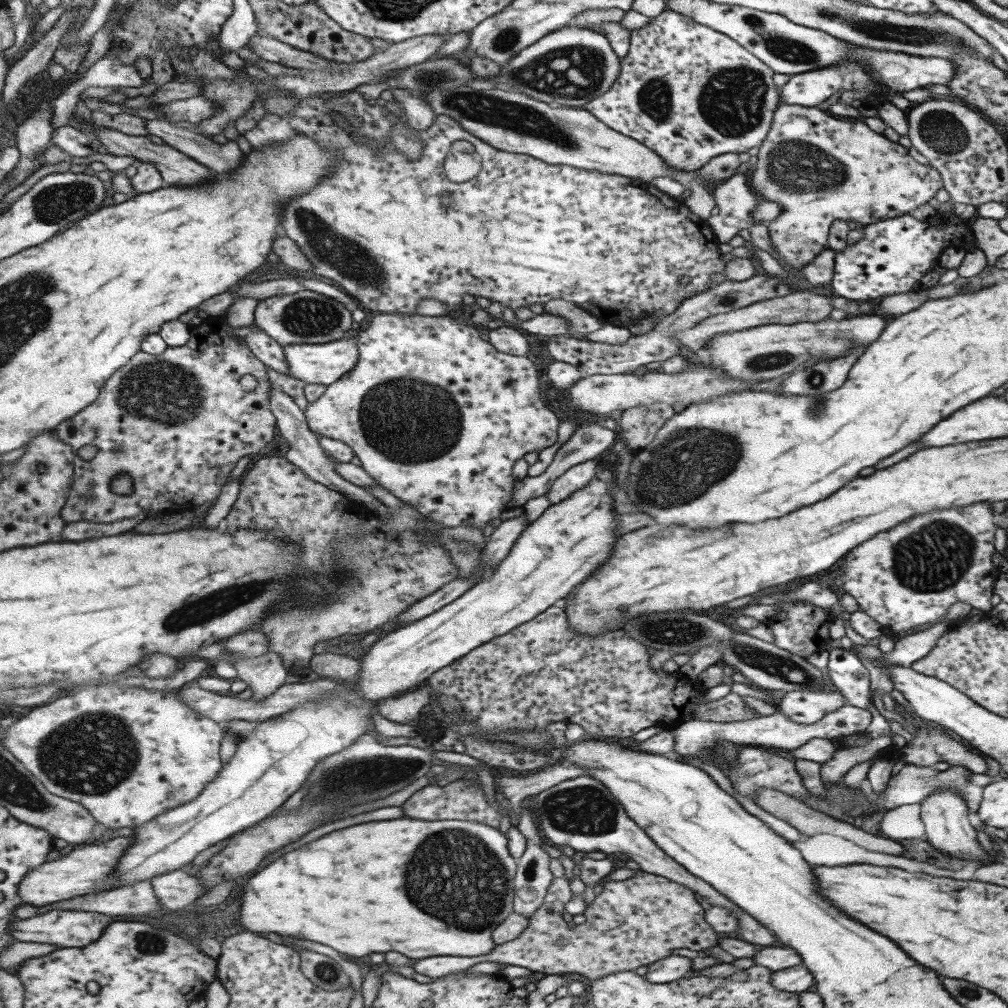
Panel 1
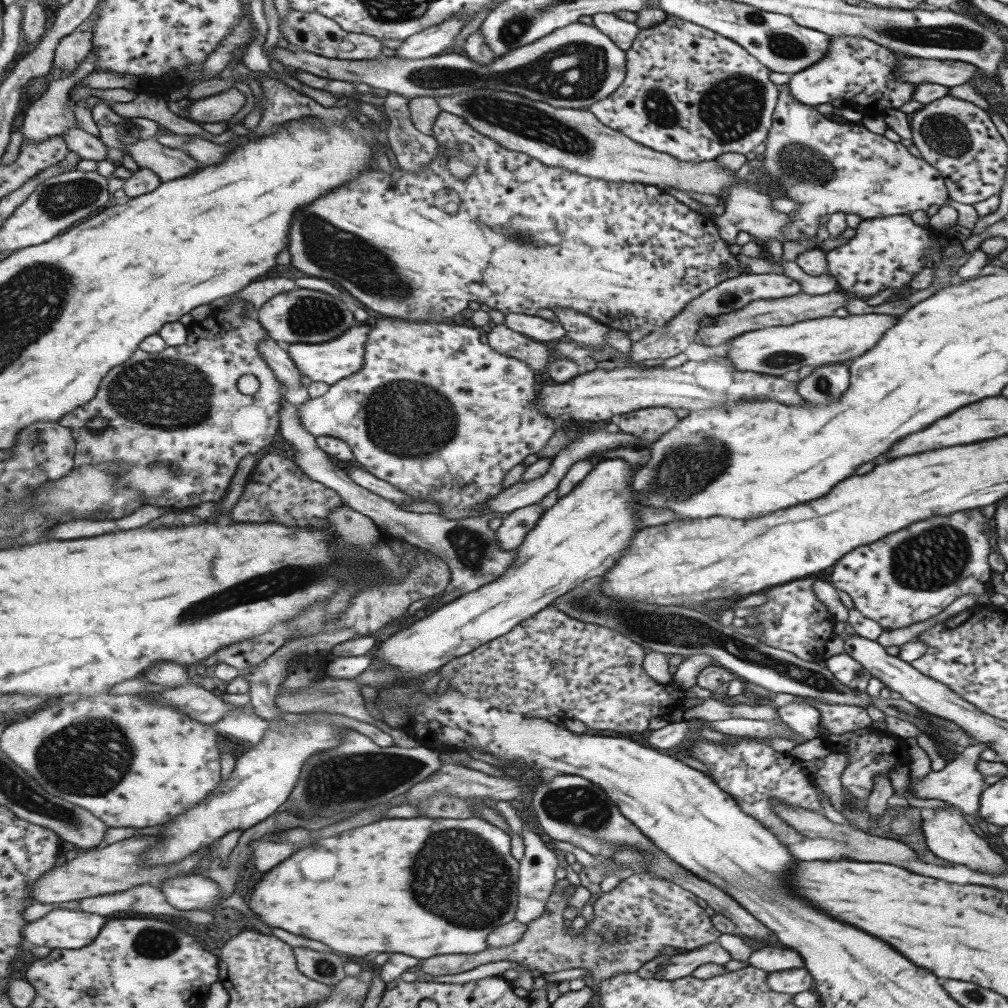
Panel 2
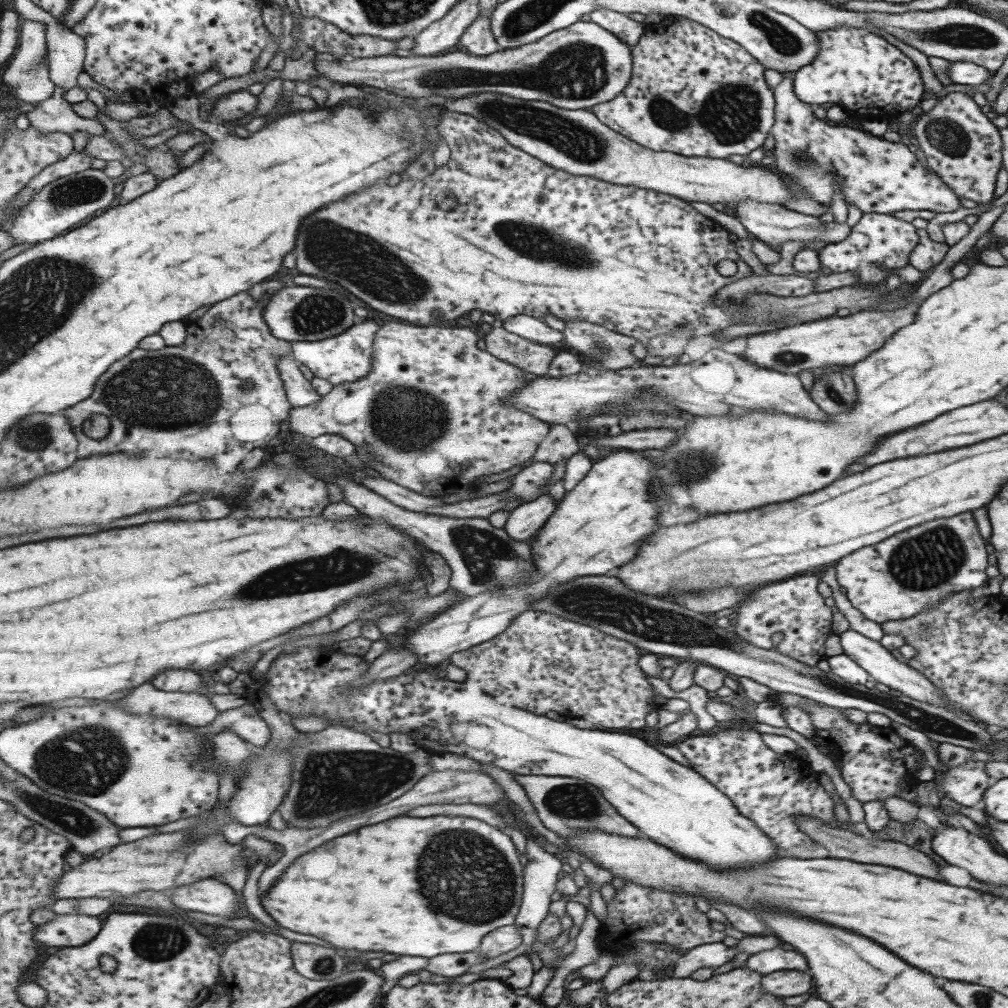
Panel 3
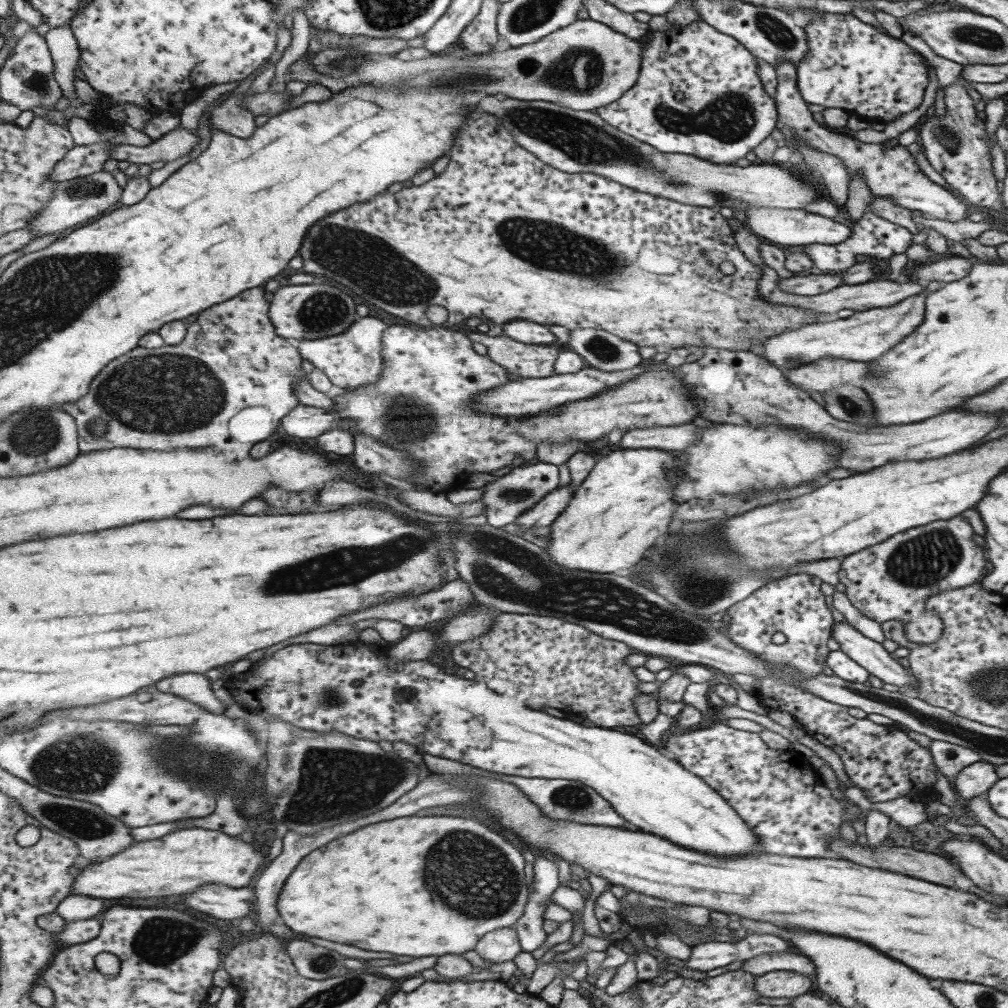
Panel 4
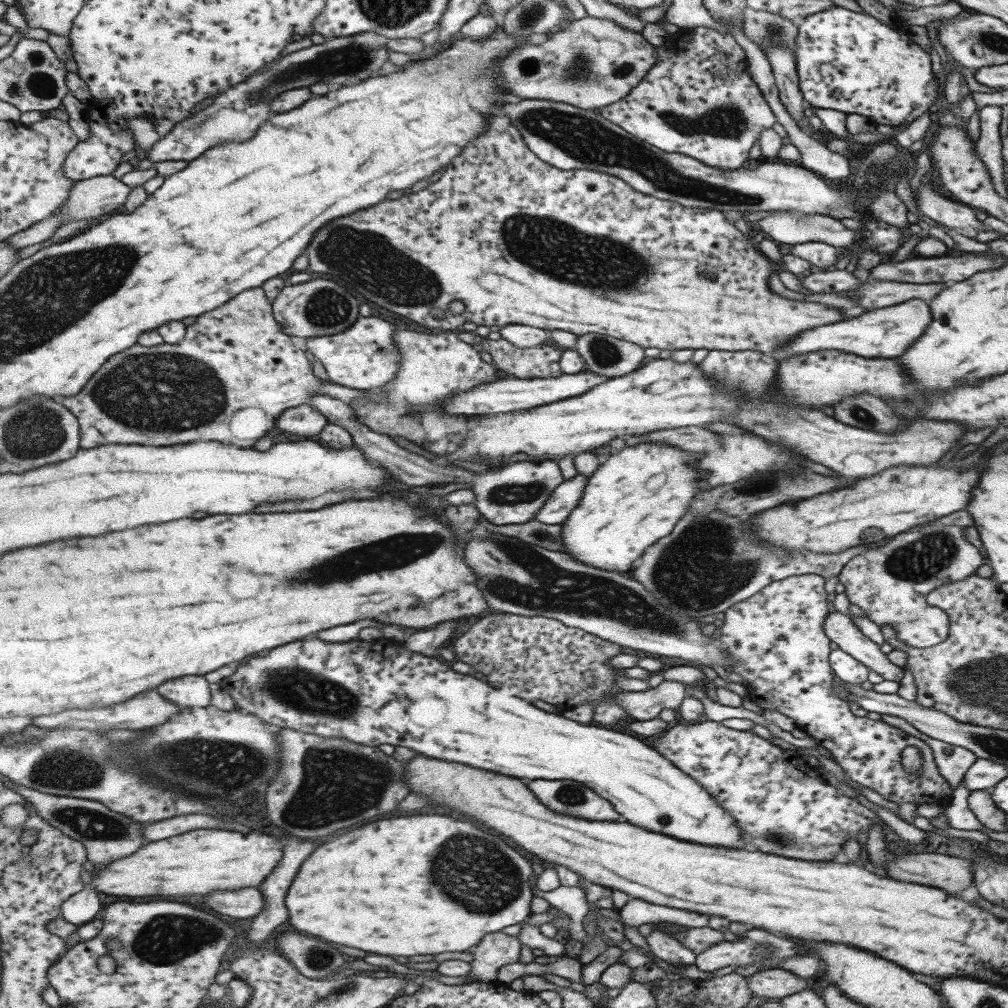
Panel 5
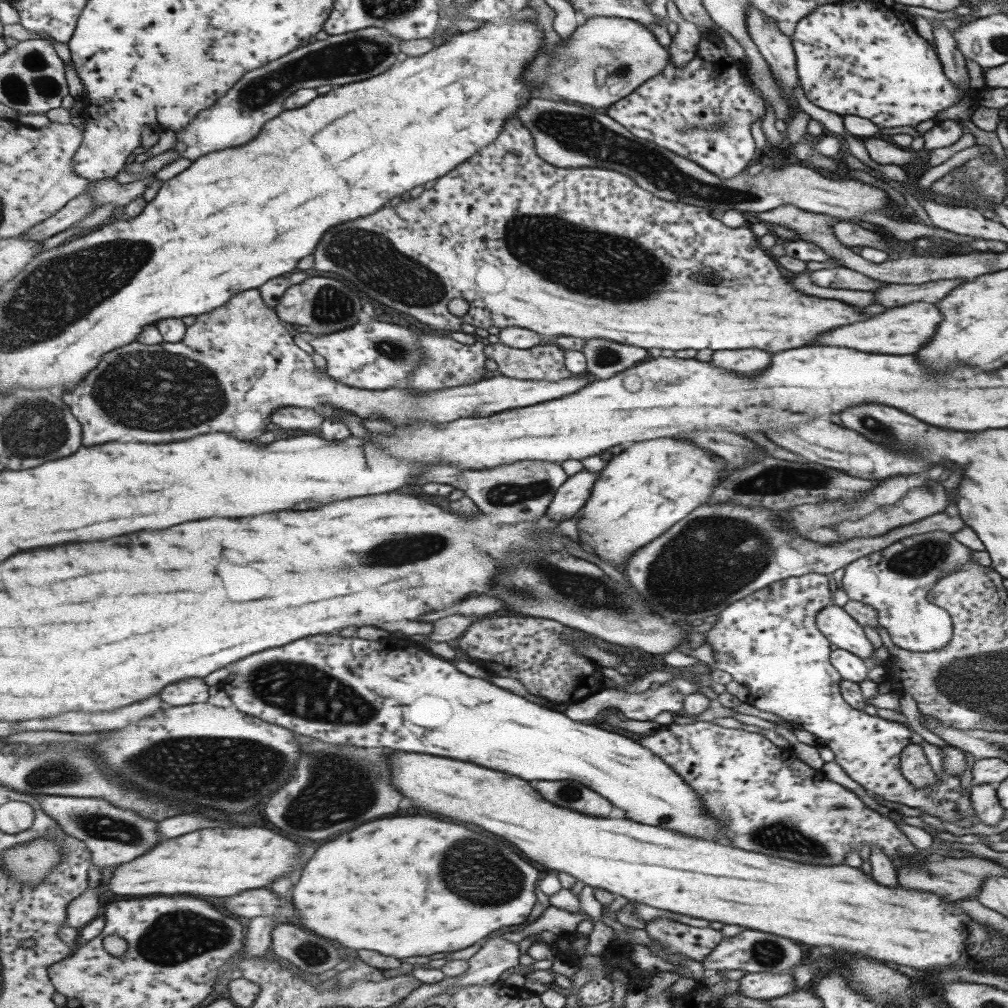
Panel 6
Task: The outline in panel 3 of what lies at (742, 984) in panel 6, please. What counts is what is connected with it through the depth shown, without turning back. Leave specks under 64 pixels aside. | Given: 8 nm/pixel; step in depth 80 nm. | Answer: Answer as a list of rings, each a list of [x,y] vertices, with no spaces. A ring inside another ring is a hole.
[[[778,970],[760,978],[761,990],[773,996],[799,996],[811,988],[811,976],[795,970]]]

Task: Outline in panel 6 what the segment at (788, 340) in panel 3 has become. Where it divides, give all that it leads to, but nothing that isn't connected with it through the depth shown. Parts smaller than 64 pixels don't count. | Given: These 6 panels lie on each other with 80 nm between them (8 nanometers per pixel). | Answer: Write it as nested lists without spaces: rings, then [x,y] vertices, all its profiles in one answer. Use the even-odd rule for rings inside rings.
[[[910,302],[905,306],[886,308],[885,312],[871,316],[863,322],[839,326],[823,334],[815,344],[845,346],[845,348],[855,348],[873,354],[913,354],[919,350],[919,344],[923,346],[933,336],[937,322],[941,321],[942,316],[936,305],[928,302]]]

